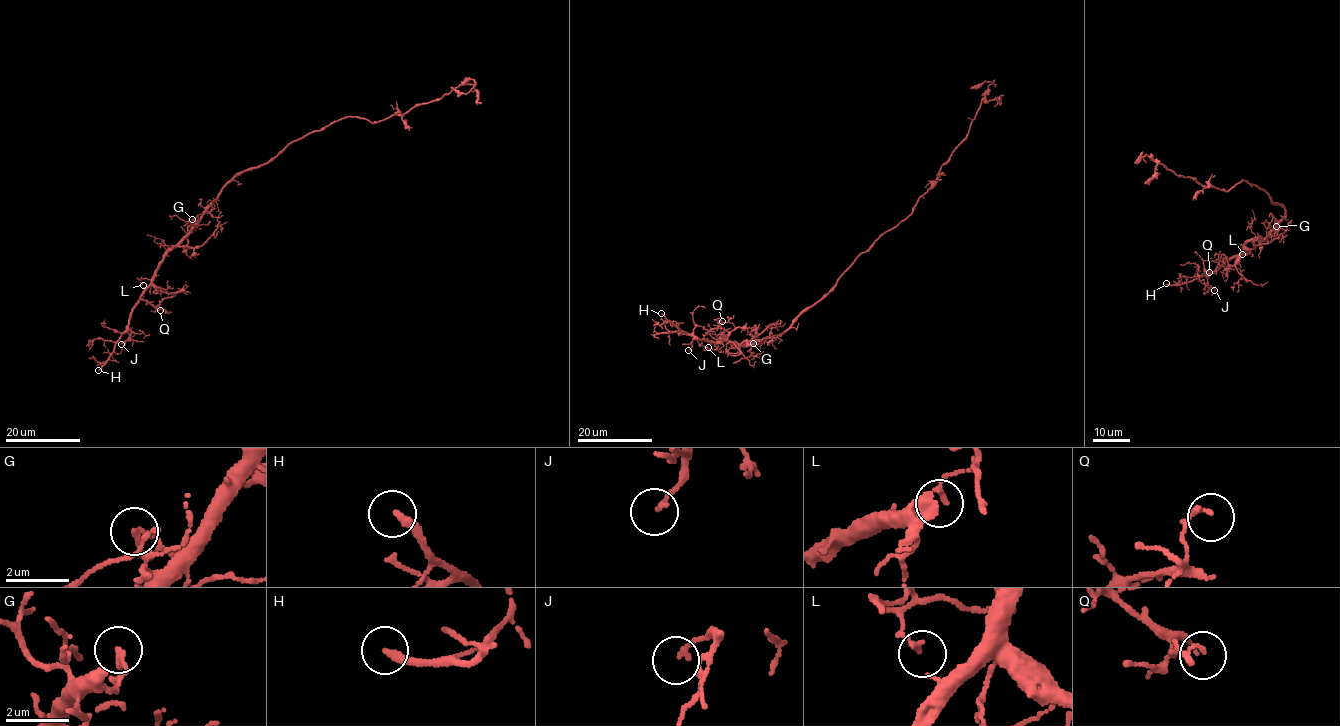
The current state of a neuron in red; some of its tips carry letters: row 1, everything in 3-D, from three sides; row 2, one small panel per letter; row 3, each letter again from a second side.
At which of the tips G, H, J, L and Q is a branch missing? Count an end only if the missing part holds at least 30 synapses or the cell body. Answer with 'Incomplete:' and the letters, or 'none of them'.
Incomplete: H

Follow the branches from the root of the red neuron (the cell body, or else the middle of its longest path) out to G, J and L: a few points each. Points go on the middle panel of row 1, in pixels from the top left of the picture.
G: (832, 288), (805, 307), (782, 334), (753, 343)
J: (832, 288), (774, 337), (742, 345), (725, 338), (715, 344), (693, 335), (688, 350)
L: (832, 288), (805, 307), (781, 334), (742, 345), (722, 338), (716, 349), (705, 349), (708, 347)

